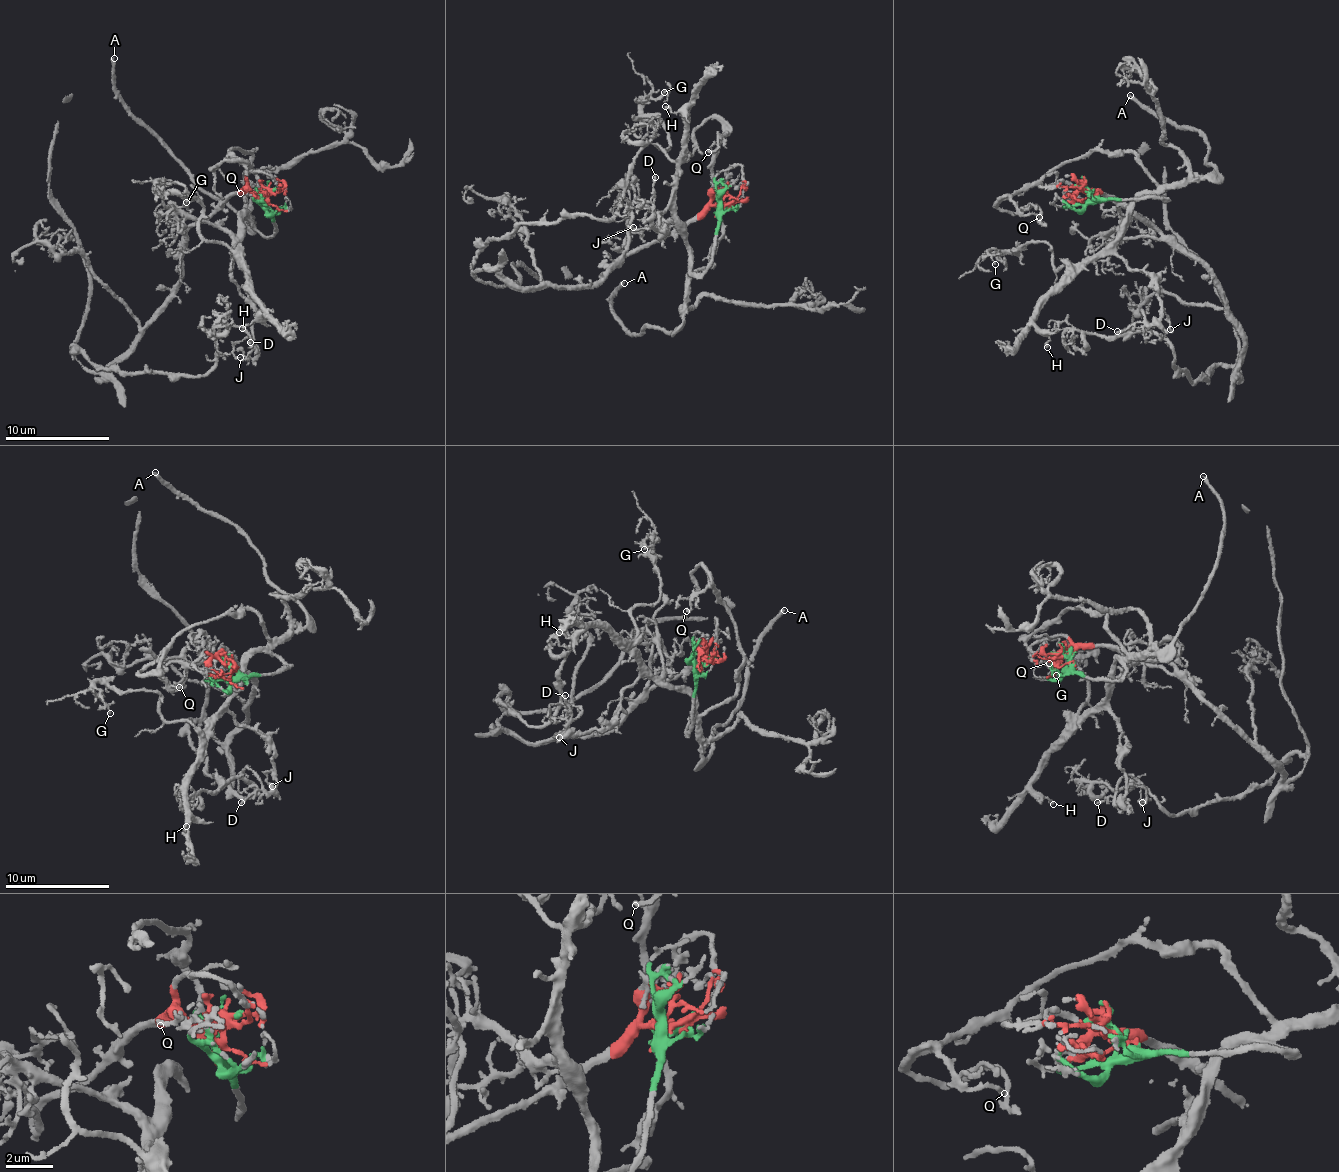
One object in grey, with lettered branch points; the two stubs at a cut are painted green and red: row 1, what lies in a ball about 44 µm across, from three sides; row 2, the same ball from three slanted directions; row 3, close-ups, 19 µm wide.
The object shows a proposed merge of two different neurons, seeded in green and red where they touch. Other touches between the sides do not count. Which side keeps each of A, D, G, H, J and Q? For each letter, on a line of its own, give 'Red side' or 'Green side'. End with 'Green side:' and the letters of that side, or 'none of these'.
A: Green side
D: Green side
G: Green side
H: Green side
J: Green side
Q: Green side
Green side: A, D, G, H, J, Q

